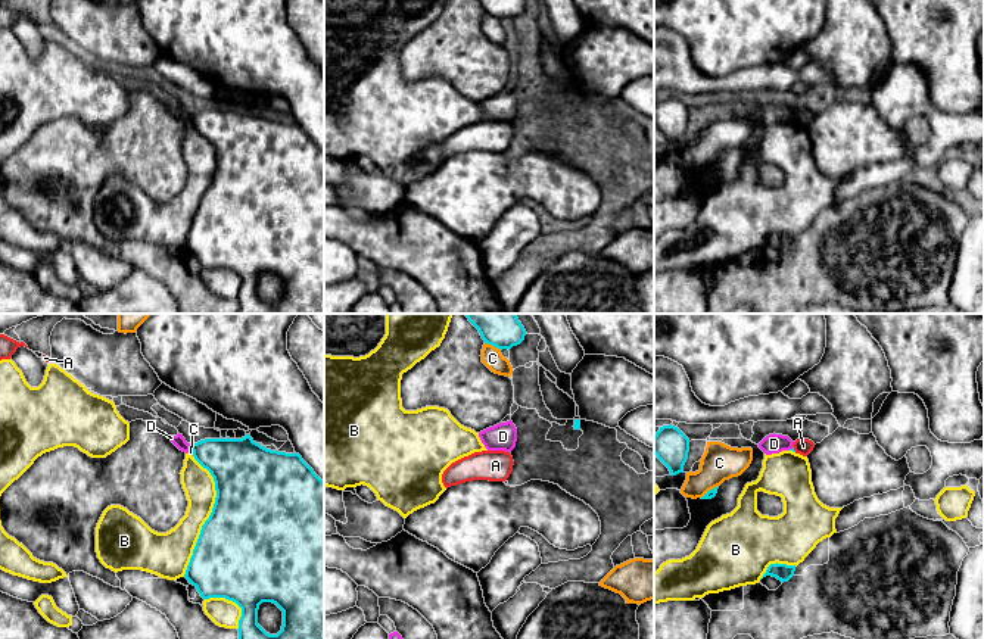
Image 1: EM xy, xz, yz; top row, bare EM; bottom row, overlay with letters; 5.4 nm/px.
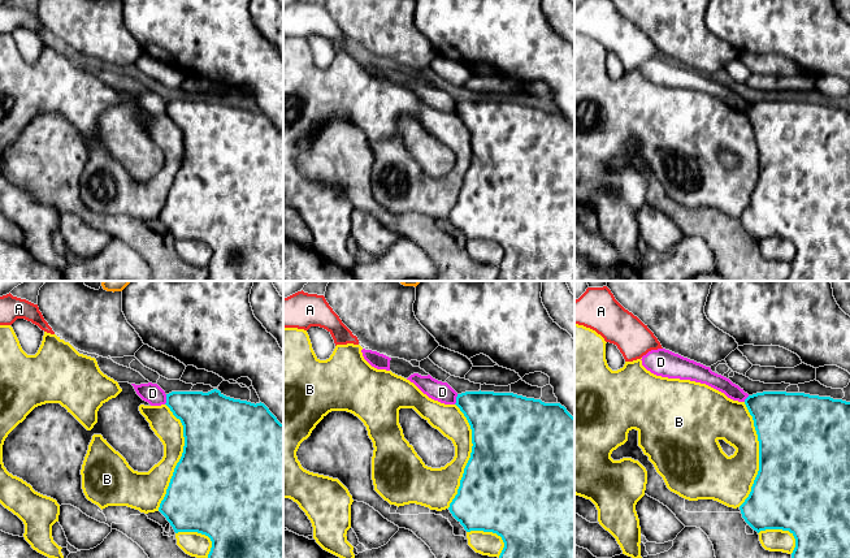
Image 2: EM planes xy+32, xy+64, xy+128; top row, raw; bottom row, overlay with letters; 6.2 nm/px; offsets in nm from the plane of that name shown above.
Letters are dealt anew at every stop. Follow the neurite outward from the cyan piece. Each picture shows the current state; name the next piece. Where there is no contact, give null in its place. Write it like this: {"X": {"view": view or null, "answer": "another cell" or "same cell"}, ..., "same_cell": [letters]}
{"A": {"view": "yz", "answer": "another cell"}, "B": {"view": "xy", "answer": "another cell"}, "C": {"view": "xz", "answer": "another cell"}, "D": {"view": "yz", "answer": "another cell"}, "same_cell": []}

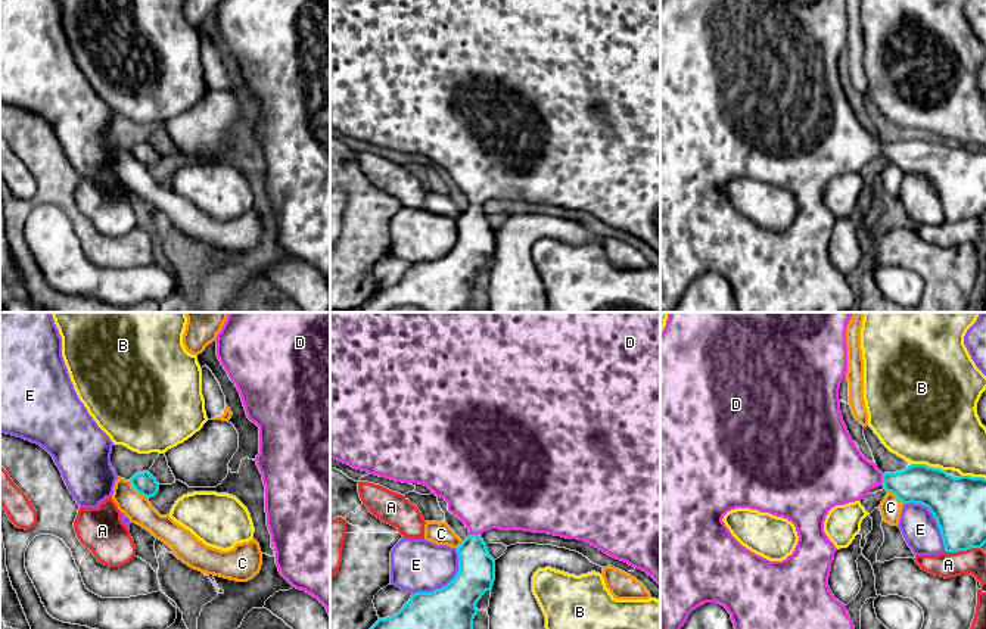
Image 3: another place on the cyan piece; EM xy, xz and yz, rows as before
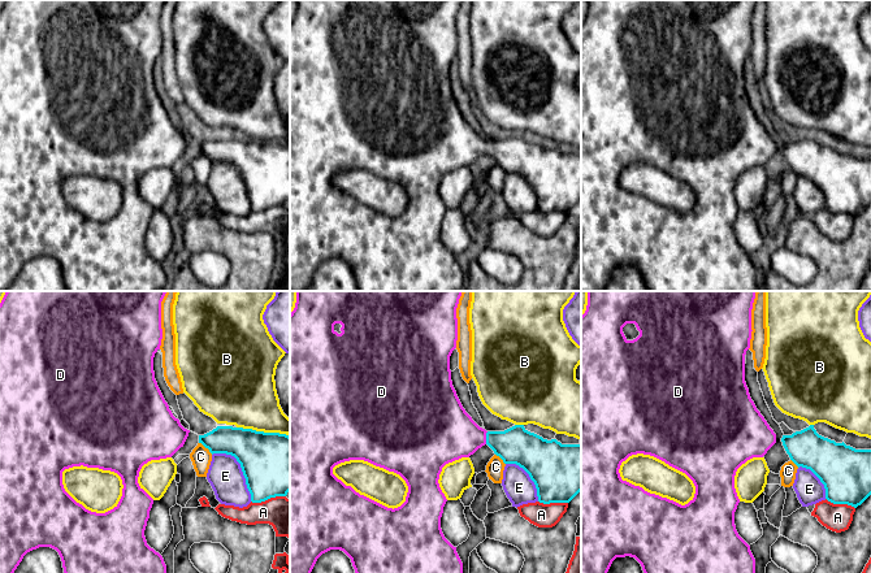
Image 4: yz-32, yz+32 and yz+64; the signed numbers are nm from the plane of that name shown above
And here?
{"A": {"view": "yz", "answer": "another cell"}, "B": {"view": "yz", "answer": "another cell"}, "C": {"view": "xy", "answer": "another cell"}, "D": {"view": "xz", "answer": "same cell"}, "E": {"view": "xz", "answer": "another cell"}, "same_cell": ["D"]}

